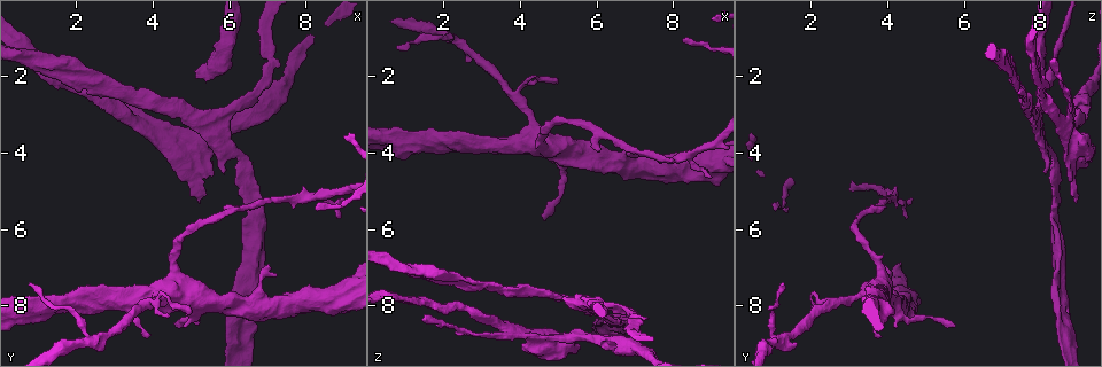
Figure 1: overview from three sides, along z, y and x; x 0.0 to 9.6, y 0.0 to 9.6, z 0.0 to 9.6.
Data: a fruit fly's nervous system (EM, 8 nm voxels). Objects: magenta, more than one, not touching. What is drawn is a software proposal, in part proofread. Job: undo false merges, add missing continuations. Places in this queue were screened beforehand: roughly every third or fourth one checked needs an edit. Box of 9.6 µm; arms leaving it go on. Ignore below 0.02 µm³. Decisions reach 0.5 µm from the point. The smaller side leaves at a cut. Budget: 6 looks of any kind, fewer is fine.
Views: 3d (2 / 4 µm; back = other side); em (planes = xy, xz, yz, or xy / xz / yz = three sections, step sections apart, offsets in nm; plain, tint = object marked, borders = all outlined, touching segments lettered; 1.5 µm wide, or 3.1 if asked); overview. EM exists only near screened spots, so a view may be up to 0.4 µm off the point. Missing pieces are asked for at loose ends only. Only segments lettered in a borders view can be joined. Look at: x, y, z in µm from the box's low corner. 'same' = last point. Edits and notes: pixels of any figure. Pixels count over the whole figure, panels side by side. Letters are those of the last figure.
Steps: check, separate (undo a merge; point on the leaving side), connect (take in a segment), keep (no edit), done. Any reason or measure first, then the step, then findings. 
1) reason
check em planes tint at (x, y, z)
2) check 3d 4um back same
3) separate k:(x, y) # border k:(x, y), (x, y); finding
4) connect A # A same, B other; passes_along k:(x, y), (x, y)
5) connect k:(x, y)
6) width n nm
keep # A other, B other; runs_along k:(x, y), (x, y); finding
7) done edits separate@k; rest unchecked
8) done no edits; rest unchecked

branch stops here
check 3d 2um back at (8.85, 5.70, 4.55)

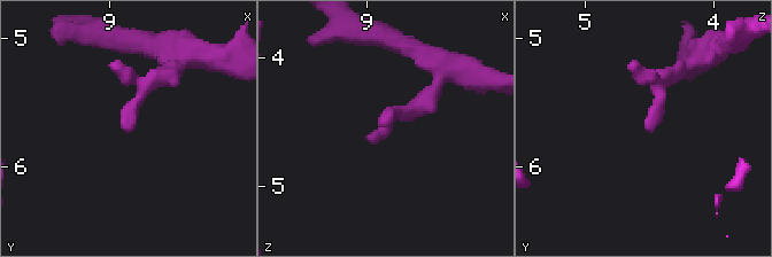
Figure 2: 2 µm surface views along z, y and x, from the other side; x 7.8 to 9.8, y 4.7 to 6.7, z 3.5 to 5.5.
check em planes tint at (8.86, 5.74, 4.50)

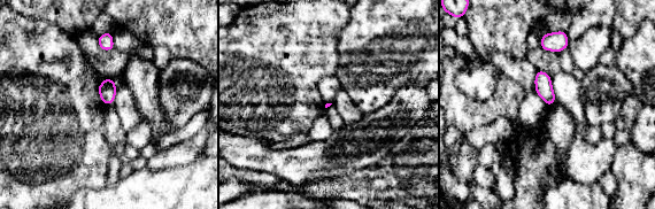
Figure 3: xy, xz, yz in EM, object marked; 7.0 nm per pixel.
check em planes borders same

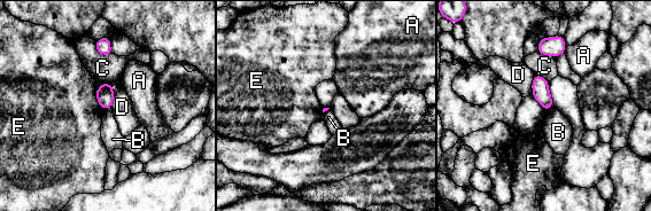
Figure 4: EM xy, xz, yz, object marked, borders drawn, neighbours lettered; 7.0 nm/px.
keep # A other, B other, C other, D other, E other; border 4:(110, 107), (103, 110); none of them fits

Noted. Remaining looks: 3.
free end
check em planes tint at (6.25, 6.30, 8.40)

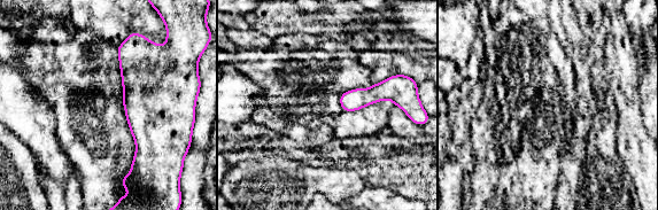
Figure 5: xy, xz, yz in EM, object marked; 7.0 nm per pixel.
check em planes borders same

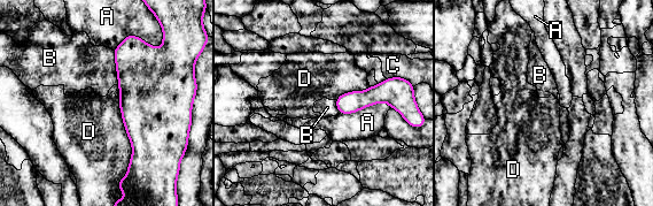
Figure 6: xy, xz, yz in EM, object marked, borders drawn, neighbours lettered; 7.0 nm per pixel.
width 140 nm
keep # A other, B other, C other, D other; no lettered segment goes on from it

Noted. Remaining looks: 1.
branch point
check em planes borders at (3.85, 7.90, 2.60)

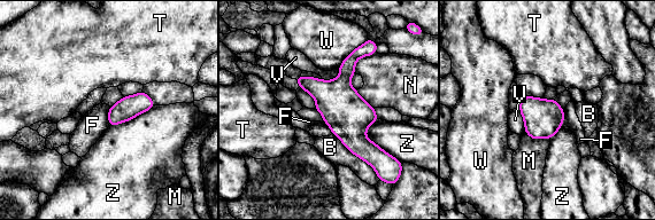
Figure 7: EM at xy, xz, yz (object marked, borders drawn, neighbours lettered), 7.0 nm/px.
width 150 nm
keep # B other, F other, M other, N other, T other, V other, W other, Z other; runs_along 7:(364, 52), (347, 67), (345, 112), (372, 163); all the same cell

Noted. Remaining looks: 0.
done no edits; rest unchecked

